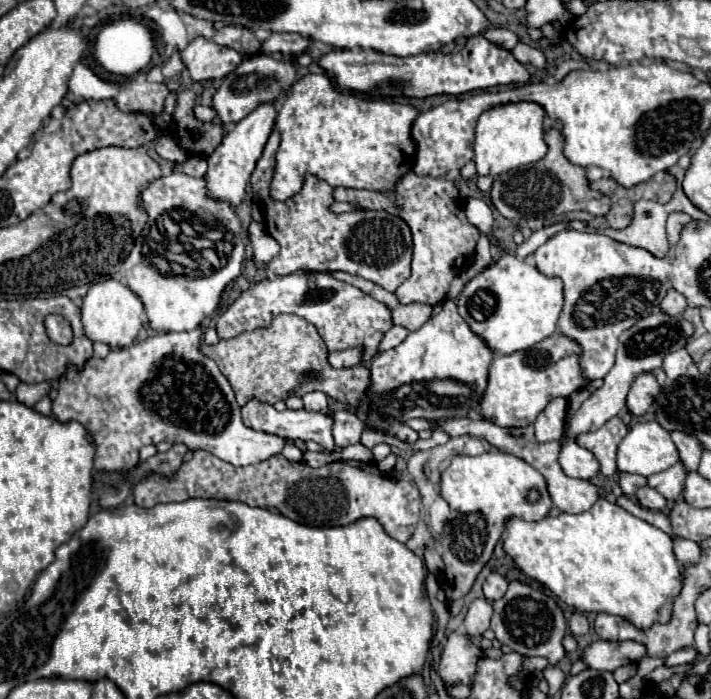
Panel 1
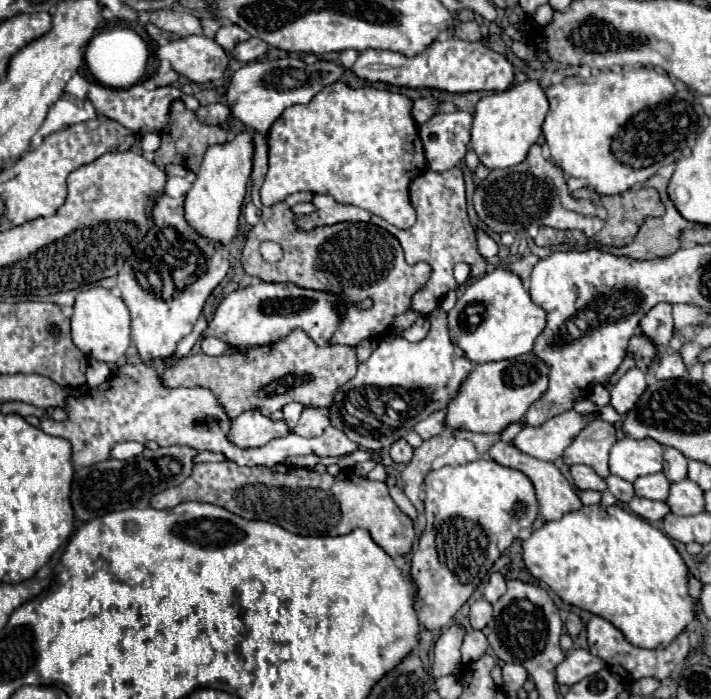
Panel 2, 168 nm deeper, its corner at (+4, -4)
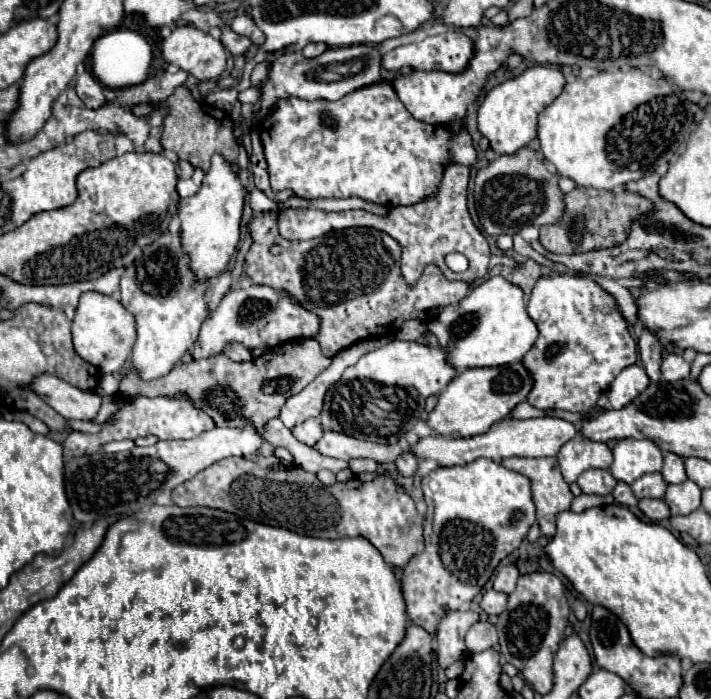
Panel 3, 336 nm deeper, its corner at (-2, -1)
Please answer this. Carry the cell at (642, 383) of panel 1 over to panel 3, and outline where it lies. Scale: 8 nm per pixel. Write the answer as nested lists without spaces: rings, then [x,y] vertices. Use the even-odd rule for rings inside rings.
[[[630,365],[620,371],[620,375],[614,379],[614,383],[608,389],[608,399],[614,409],[626,407],[630,401],[634,401],[646,387],[650,379],[646,371],[640,365]]]

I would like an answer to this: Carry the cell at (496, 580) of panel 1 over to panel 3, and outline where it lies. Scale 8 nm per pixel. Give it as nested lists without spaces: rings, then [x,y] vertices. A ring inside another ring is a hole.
[[[506,565],[506,567],[502,567],[502,569],[496,573],[494,589],[496,589],[496,591],[502,591],[502,593],[512,593],[512,589],[516,587],[518,575],[520,575],[520,573],[518,573],[516,565]]]

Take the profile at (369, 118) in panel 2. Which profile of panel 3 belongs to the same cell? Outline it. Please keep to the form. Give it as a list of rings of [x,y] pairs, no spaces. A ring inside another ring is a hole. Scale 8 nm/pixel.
[[[388,81],[356,89],[338,101],[306,101],[298,97],[278,99],[274,109],[262,119],[258,133],[264,145],[272,189],[292,189],[294,195],[302,199],[362,197],[386,207],[414,205],[438,193],[448,165],[460,163],[470,167],[476,163],[476,149],[466,125],[462,125],[460,133],[454,133],[448,125],[416,121]]]

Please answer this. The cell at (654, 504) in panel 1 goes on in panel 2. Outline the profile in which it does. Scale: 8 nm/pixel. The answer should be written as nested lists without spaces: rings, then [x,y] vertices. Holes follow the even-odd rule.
[[[634,496],[630,502],[628,502],[630,510],[638,516],[642,516],[644,520],[650,520],[650,522],[656,522],[656,520],[662,520],[670,508],[666,502],[656,502],[656,500],[648,500],[648,498],[640,498],[640,496]]]

